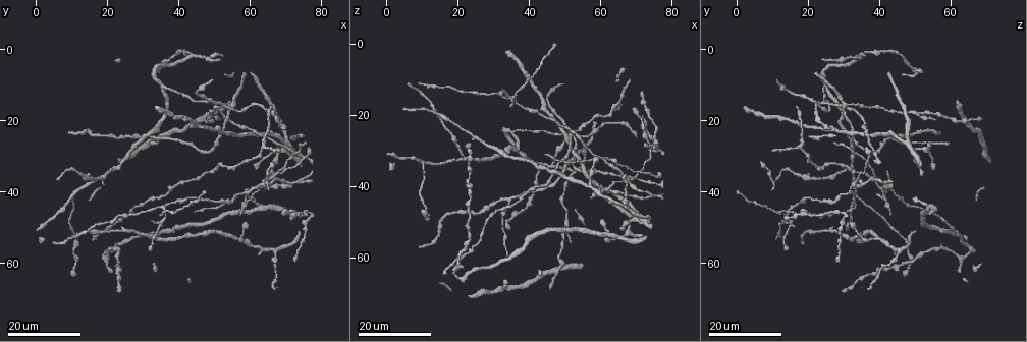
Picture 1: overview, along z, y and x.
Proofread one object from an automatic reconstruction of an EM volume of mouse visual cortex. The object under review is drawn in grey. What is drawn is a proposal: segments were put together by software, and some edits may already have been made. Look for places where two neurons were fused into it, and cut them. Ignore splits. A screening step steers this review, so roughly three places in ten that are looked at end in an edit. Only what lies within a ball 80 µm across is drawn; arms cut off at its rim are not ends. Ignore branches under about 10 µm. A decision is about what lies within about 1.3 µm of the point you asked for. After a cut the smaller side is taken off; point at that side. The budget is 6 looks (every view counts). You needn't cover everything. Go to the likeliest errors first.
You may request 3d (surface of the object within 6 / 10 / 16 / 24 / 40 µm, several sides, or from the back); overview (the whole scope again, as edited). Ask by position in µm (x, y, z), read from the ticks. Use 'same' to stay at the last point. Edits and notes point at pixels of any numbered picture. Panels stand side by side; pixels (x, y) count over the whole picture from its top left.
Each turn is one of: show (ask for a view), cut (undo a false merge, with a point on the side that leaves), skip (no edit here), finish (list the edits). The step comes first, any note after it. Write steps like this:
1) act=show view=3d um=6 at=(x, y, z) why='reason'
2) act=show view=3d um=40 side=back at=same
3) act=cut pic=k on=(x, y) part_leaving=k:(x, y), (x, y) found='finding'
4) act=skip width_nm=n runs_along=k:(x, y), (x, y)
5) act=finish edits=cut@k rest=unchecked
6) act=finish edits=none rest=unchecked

act=show view=3d um=16 at=(35.5, 45.5, 14.0) why='four arms meet'

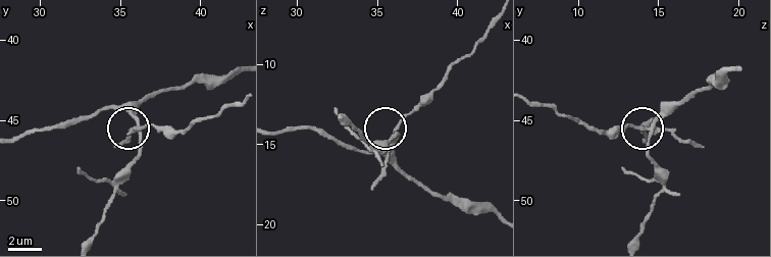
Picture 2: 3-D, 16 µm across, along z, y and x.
act=show view=3d um=10 at=(36.2, 45.5, 14.2) why='zoom in'

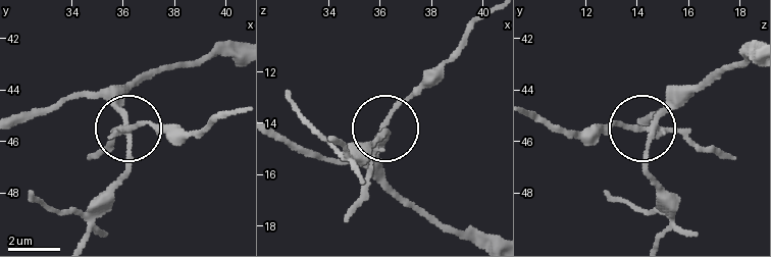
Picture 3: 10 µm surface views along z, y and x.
act=cut pic=3 on=(137, 121) width_nm=200 part_leaving=3:(122, 126), (197, 133), (234, 113) found='two neurons meet here'

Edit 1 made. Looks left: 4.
act=show view=overview why='redraw'

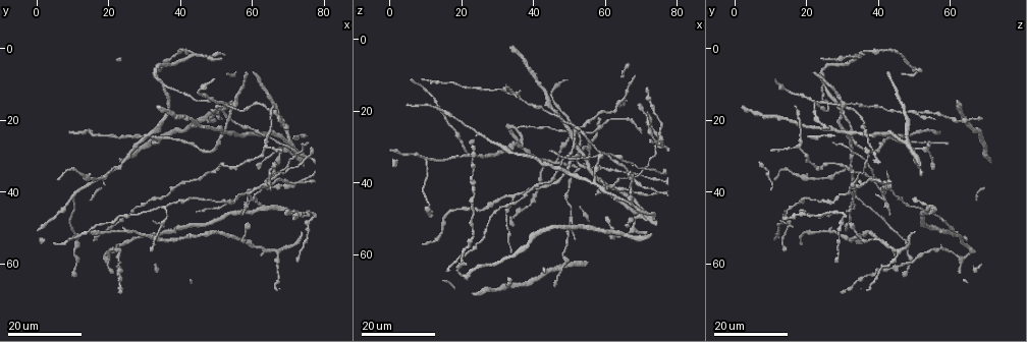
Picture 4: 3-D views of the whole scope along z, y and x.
act=show view=3d um=24 at=(53.0, 15.5, 26.0) why='four arms meet'

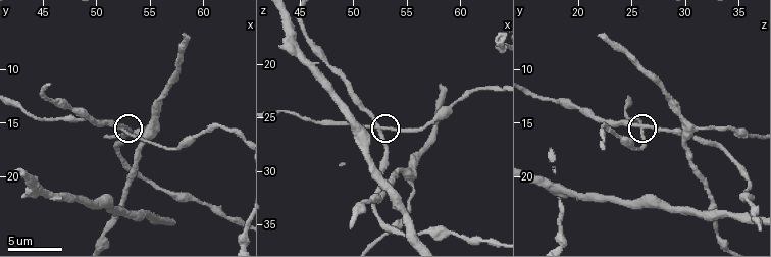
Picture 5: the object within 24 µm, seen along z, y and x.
act=show view=3d um=10 at=(52.4, 15.4, 26.0)

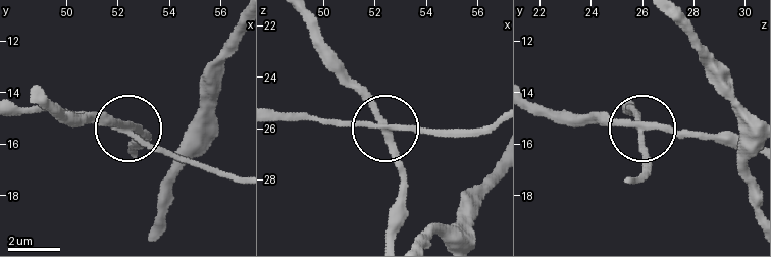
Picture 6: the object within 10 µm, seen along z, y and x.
act=skip runs_along=6:(391, 240), (404, 167), (389, 135), (345, 121), (301, 121) found='continuous, no second neuron'

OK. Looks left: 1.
act=finish edits=cut@3 rest=unchecked

